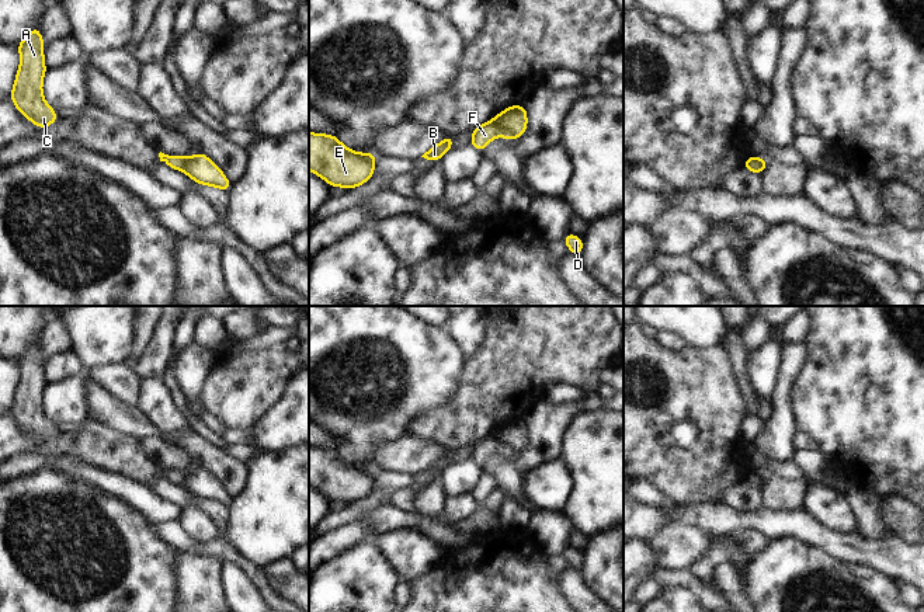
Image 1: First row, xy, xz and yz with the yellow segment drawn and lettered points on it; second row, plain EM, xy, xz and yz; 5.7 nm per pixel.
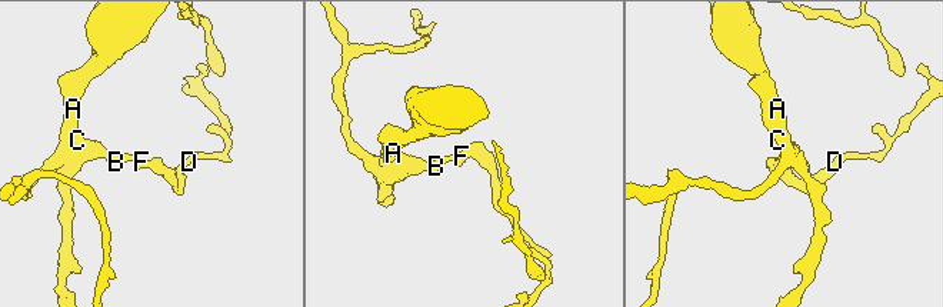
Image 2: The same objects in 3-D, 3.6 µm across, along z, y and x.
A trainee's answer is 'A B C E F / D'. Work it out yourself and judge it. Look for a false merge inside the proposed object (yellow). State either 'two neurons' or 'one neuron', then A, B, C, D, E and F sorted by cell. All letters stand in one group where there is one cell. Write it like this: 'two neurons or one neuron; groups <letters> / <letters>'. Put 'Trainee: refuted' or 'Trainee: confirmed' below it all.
two neurons; groups A B C E F / D
Trainee: confirmed

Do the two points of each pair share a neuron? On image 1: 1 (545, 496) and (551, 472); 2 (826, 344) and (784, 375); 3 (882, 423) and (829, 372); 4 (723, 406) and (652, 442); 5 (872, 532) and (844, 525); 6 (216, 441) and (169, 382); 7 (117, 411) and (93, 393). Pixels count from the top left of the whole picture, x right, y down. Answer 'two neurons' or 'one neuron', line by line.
1: one neuron
2: two neurons
3: one neuron
4: one neuron
5: two neurons
6: one neuron
7: one neuron

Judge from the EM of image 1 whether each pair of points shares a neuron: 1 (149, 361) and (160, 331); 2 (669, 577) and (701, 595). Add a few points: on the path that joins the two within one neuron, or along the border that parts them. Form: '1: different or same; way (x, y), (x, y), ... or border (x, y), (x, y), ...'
1: same; way (156, 354), (160, 347), (160, 338)
2: same; way (677, 579), (687, 579), (695, 587)

